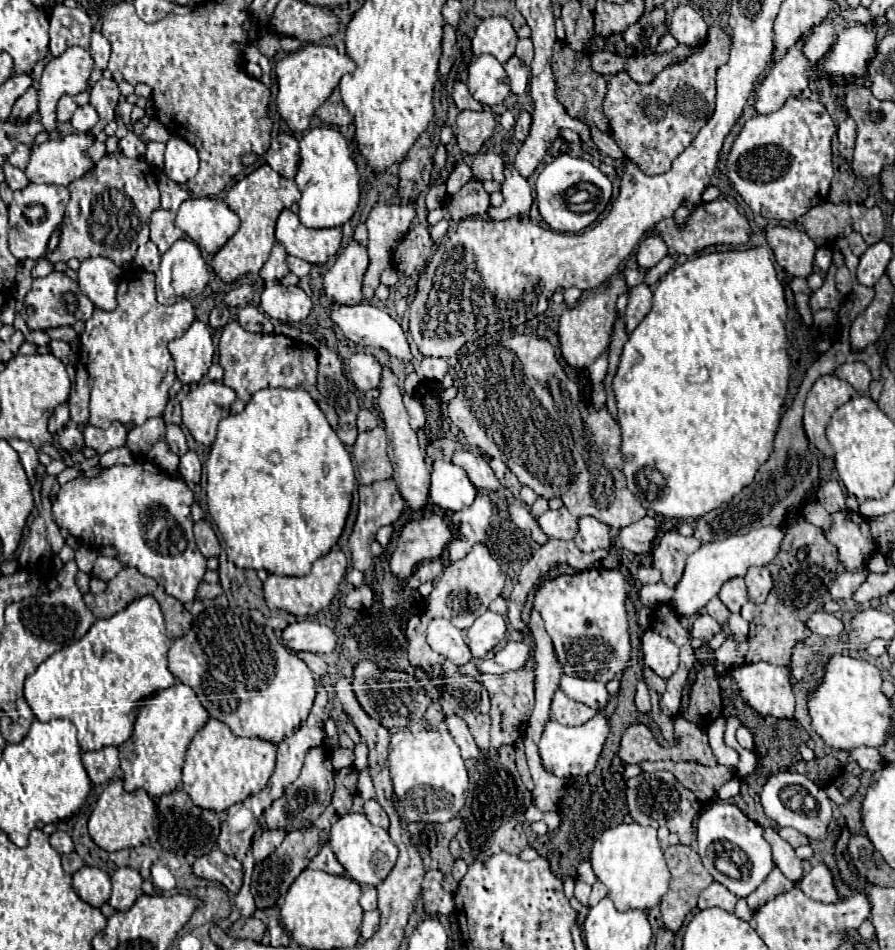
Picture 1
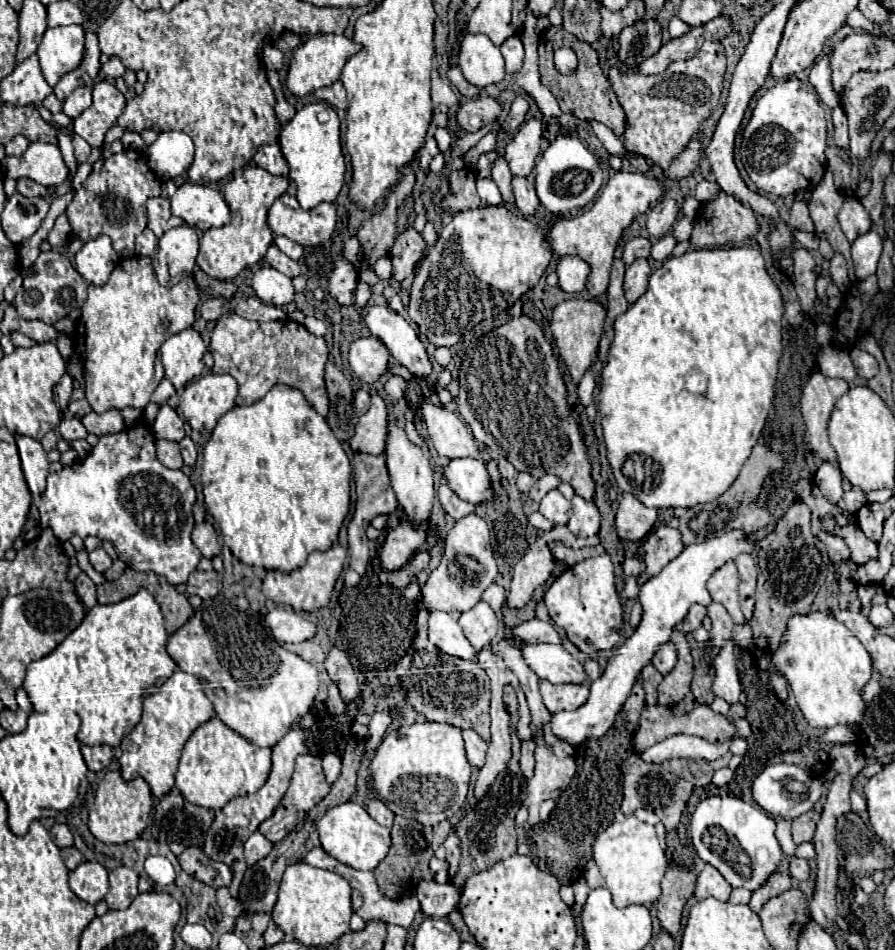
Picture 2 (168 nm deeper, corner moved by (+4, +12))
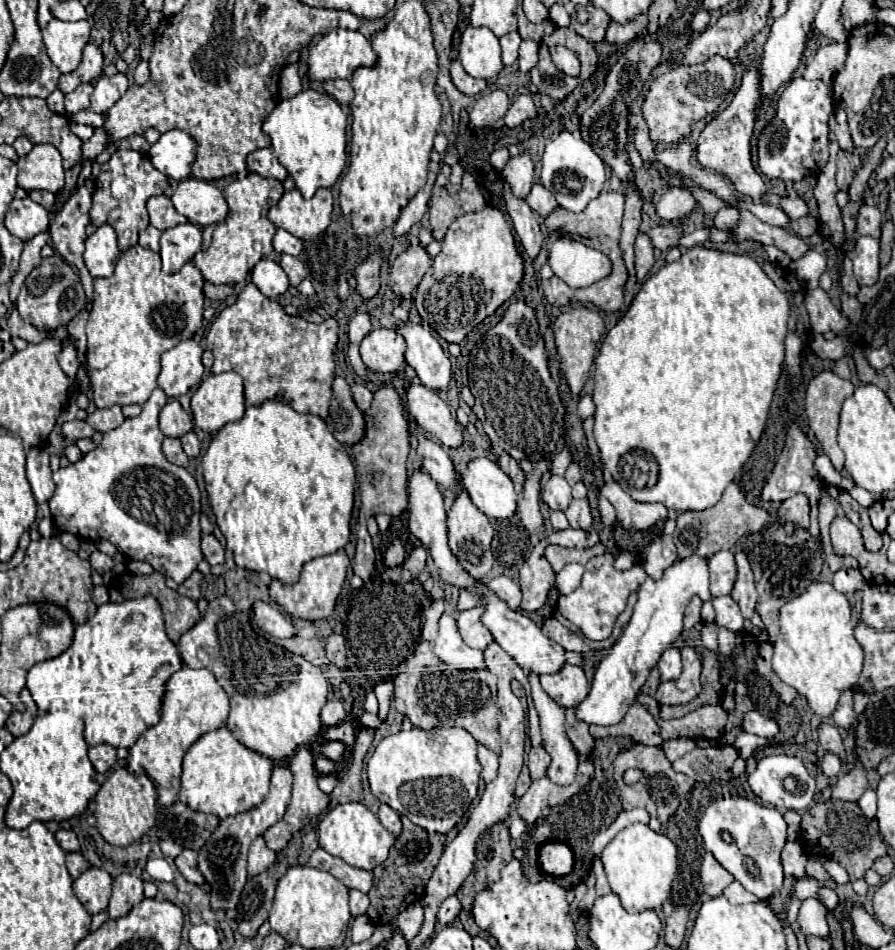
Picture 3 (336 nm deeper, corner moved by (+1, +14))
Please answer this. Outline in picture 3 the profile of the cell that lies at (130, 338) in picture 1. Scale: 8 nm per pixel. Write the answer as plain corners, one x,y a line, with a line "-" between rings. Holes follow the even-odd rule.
135,245
121,253
111,277
93,281
93,309
87,321
87,369
93,385
95,407
123,407
129,403
143,405
149,399
149,395
157,387
161,353
175,347
179,341
193,337
203,327
203,283
205,279
193,263
183,265
183,269
173,275
165,275
161,271
159,253
143,249
141,245

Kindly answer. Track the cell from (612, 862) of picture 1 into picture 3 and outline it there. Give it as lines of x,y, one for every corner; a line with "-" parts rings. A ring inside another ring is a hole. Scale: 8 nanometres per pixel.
633,823
621,829
615,839
603,849
601,861
613,893
619,895
629,913
661,907
669,897
671,883
677,873
677,847
663,833
655,833
645,823

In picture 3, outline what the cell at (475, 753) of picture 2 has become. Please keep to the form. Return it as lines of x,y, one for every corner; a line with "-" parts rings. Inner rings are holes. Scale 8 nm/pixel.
479,745
479,747
477,747
477,759
479,759
481,767
483,767
481,777
483,777
485,783
487,783
487,781
493,781
495,775
497,775
497,765
499,765
497,757
499,757
499,755
493,753
491,749
487,749
485,745

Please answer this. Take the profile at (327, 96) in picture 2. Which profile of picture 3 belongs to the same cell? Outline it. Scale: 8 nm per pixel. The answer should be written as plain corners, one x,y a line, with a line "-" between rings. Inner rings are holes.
335,79
335,81
325,81
323,83
325,93
329,93
331,97
335,97
335,101
339,101
341,105
349,105
353,99
353,89
351,83
347,79

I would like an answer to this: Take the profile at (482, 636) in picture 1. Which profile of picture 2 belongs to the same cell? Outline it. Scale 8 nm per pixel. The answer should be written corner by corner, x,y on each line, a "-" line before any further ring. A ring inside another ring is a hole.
480,601
476,607
472,607
470,611
462,613
458,619
458,625
462,627
466,639
470,641
470,645
480,651
482,647
490,645
492,639
496,637
498,631
498,617
492,611
492,607
484,601

